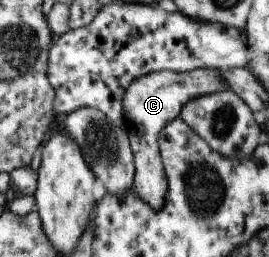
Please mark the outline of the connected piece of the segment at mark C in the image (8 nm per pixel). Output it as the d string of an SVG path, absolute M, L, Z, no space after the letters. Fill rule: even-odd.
M197 68L190 72L156 71L131 81L122 97L123 125L127 129L127 139L133 156L132 189L139 199L152 209L160 209L166 195L166 179L158 150L160 131L170 120L179 117L180 109L202 95L226 90L220 71Z

